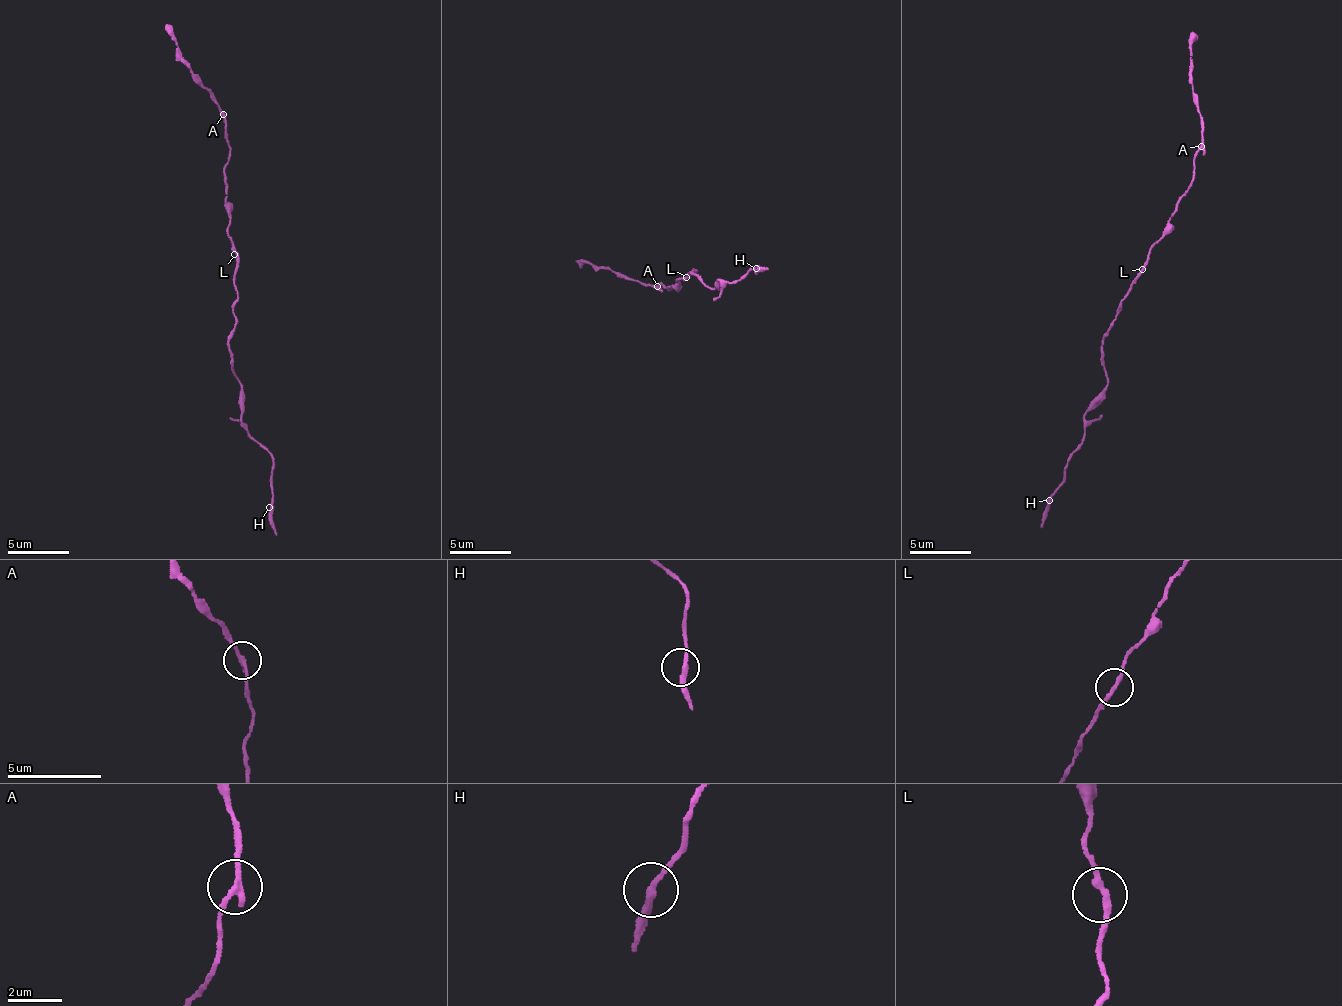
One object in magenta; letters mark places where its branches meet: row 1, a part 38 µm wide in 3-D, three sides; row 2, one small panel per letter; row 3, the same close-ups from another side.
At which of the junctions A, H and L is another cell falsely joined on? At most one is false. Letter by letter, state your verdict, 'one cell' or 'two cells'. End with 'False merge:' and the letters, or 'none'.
A: two cells
H: one cell
L: one cell
False merge: A

